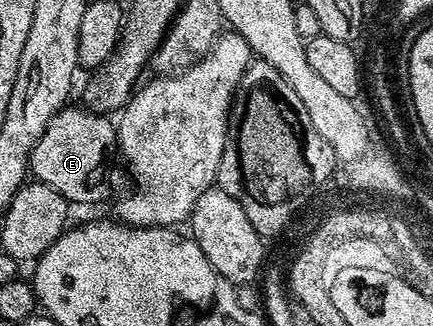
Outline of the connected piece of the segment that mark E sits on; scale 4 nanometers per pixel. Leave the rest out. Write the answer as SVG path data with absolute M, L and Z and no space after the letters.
M84 108L61 109L49 121L39 143L29 153L29 172L36 180L59 191L70 203L101 201L105 197L105 168L109 148L118 144L117 126L108 116Z

